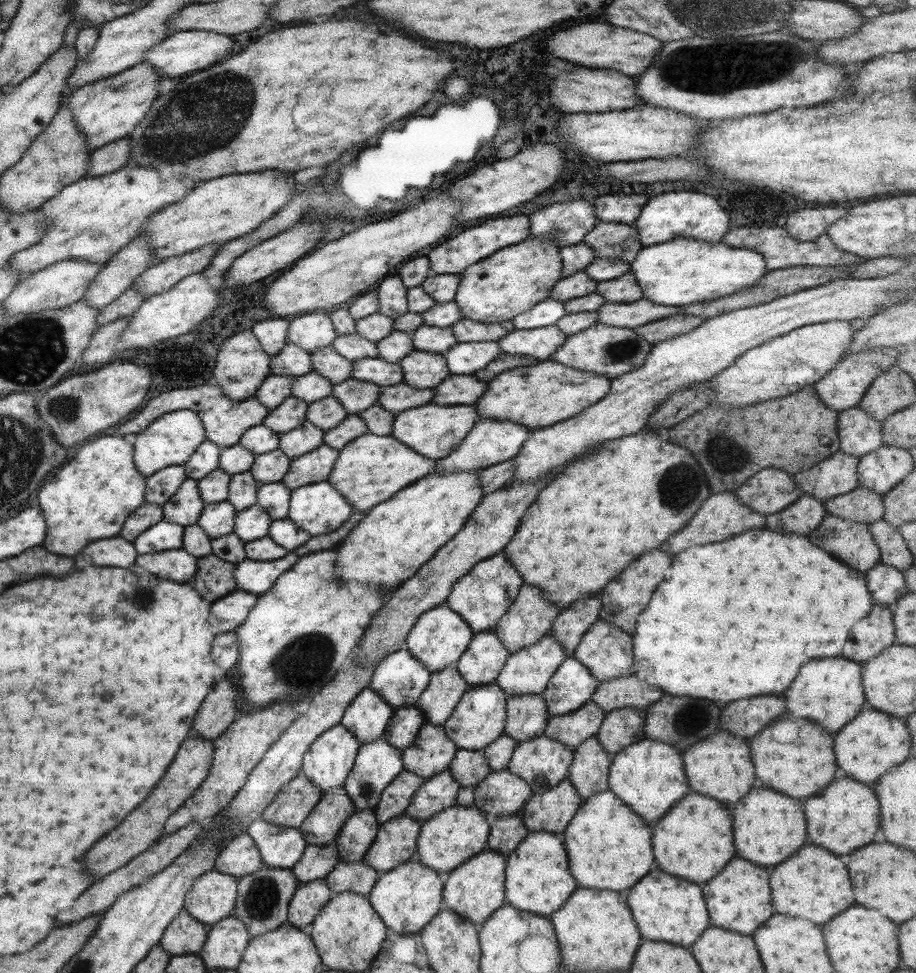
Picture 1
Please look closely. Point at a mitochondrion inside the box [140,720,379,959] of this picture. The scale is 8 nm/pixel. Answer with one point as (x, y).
(262, 898)

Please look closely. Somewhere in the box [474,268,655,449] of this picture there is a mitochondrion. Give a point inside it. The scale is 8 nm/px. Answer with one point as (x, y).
(623, 350)

